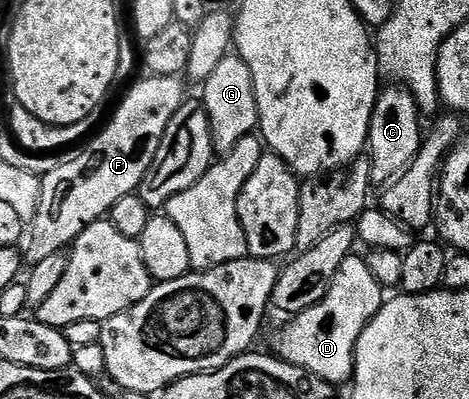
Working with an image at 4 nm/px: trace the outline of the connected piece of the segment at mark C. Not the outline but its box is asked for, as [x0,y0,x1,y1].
[367,85,422,185]

